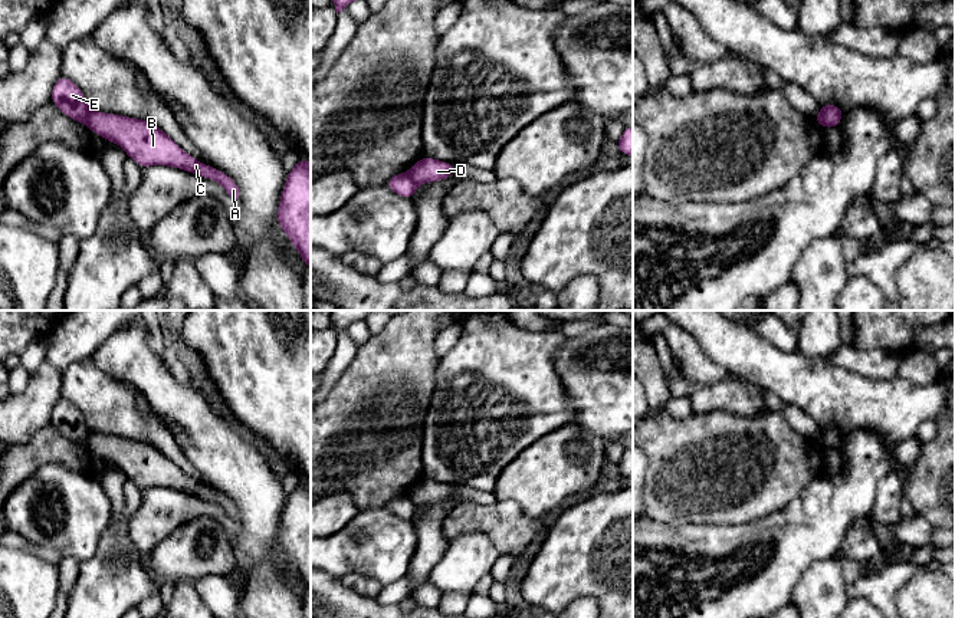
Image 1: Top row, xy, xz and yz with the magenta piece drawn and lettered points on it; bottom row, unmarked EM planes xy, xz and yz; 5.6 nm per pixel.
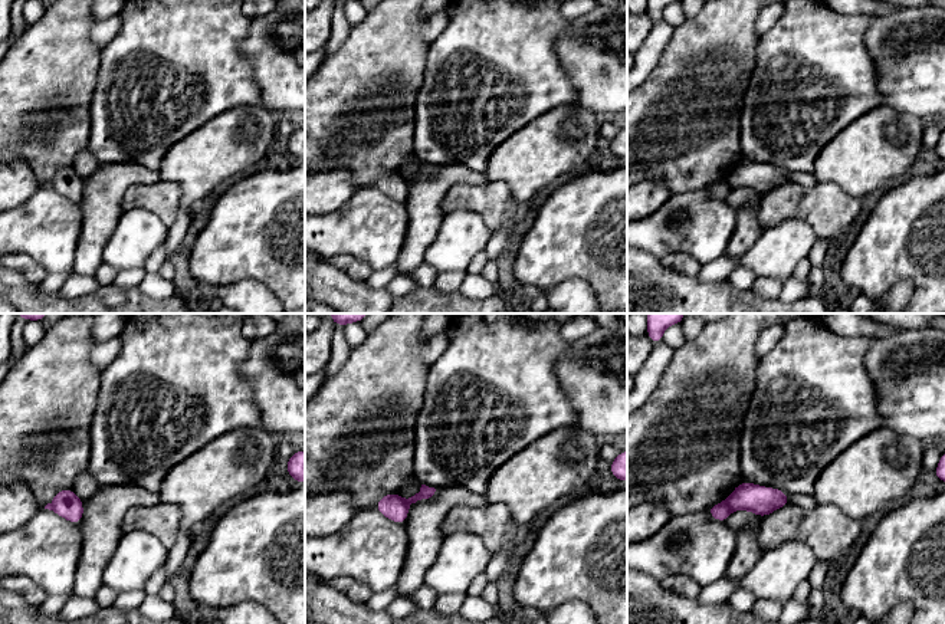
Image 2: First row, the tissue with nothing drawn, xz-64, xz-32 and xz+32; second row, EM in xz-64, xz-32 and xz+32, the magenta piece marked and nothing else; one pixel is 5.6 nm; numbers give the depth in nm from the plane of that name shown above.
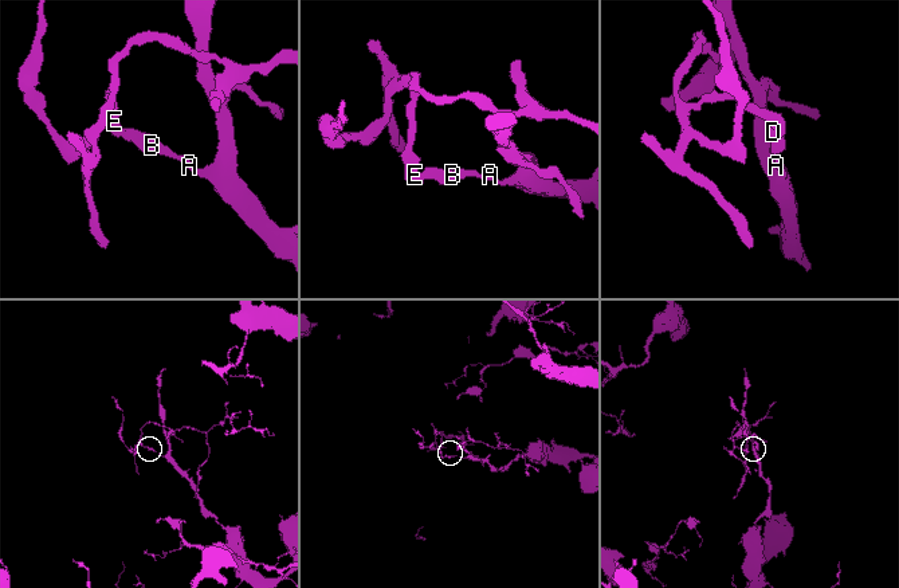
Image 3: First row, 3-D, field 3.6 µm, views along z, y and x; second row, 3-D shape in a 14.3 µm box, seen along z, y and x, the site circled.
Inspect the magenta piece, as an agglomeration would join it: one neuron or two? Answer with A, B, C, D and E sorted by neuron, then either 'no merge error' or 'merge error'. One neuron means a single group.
A B C D / E; merge error

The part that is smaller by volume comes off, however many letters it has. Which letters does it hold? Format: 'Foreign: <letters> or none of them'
Foreign: E

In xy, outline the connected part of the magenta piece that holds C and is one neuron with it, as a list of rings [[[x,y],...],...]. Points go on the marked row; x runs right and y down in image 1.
[[[91,111],[88,128],[105,141],[118,144],[127,157],[132,158],[141,168],[151,165],[175,167],[214,180],[230,197],[239,198],[239,187],[233,178],[221,170],[193,158],[152,122]]]

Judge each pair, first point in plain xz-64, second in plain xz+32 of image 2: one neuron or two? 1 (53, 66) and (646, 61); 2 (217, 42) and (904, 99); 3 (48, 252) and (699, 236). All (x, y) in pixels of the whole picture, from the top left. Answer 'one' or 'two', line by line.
1: two
2: two
3: one

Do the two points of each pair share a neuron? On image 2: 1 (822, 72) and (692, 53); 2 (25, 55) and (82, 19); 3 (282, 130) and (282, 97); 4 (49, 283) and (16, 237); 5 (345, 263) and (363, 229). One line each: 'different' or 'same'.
1: different
2: same
3: different
4: different
5: different

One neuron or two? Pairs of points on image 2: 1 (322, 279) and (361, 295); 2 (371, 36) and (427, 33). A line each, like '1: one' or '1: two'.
1: one
2: two

